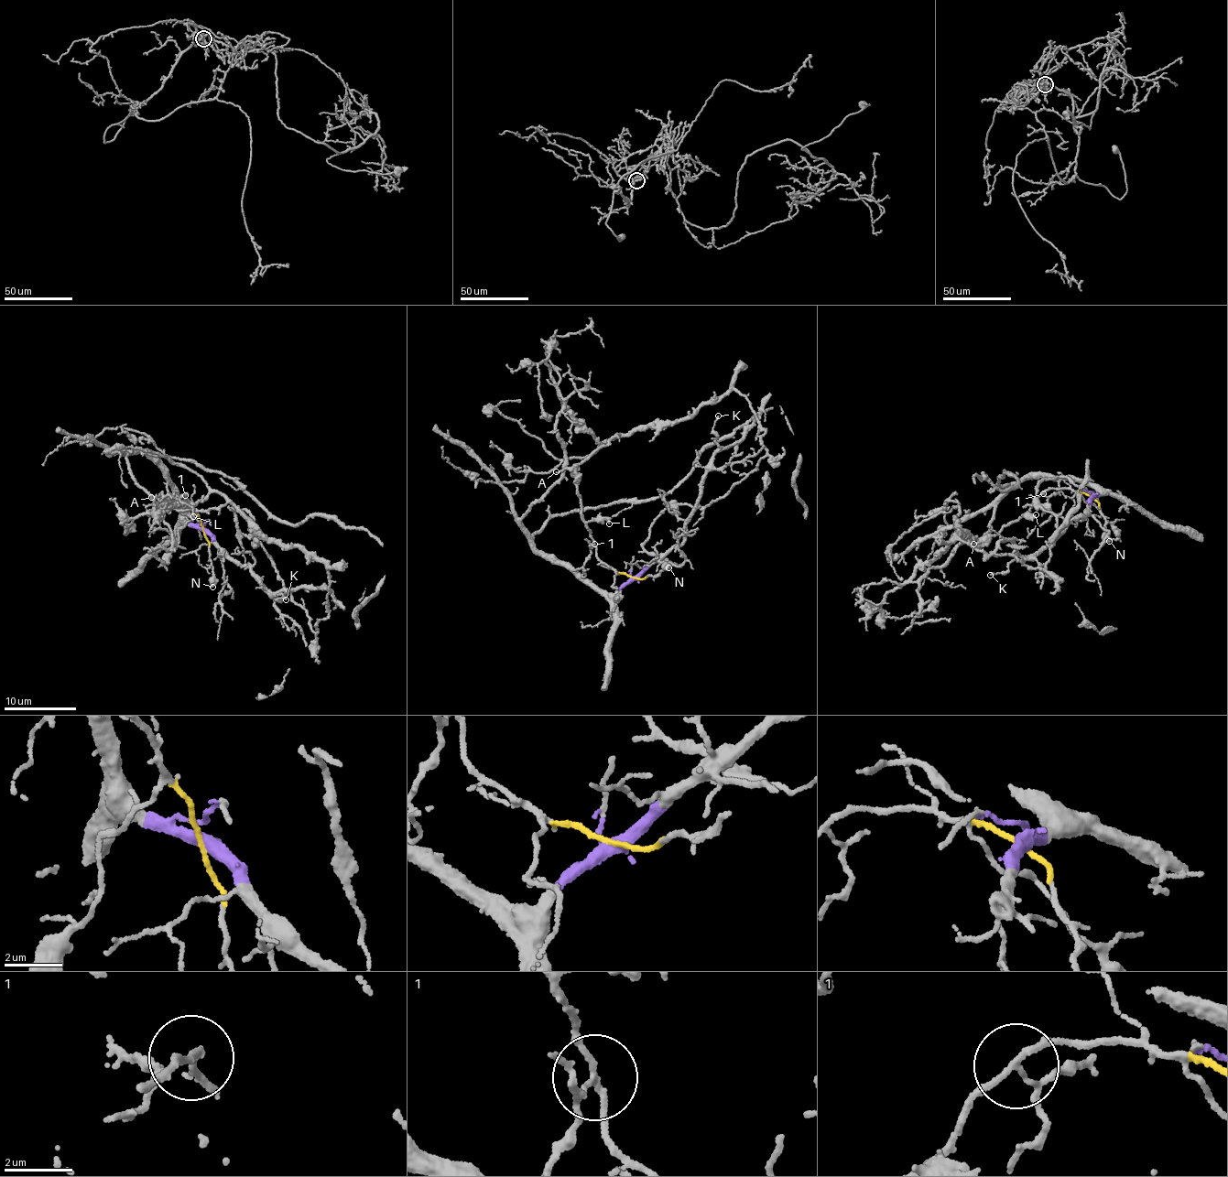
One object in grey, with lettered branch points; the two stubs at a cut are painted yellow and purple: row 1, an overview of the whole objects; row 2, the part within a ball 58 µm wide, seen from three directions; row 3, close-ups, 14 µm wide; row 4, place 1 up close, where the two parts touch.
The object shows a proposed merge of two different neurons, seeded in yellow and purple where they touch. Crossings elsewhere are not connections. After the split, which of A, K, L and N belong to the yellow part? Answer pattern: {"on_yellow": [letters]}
{"on_yellow": ["A", "L", "N"]}

